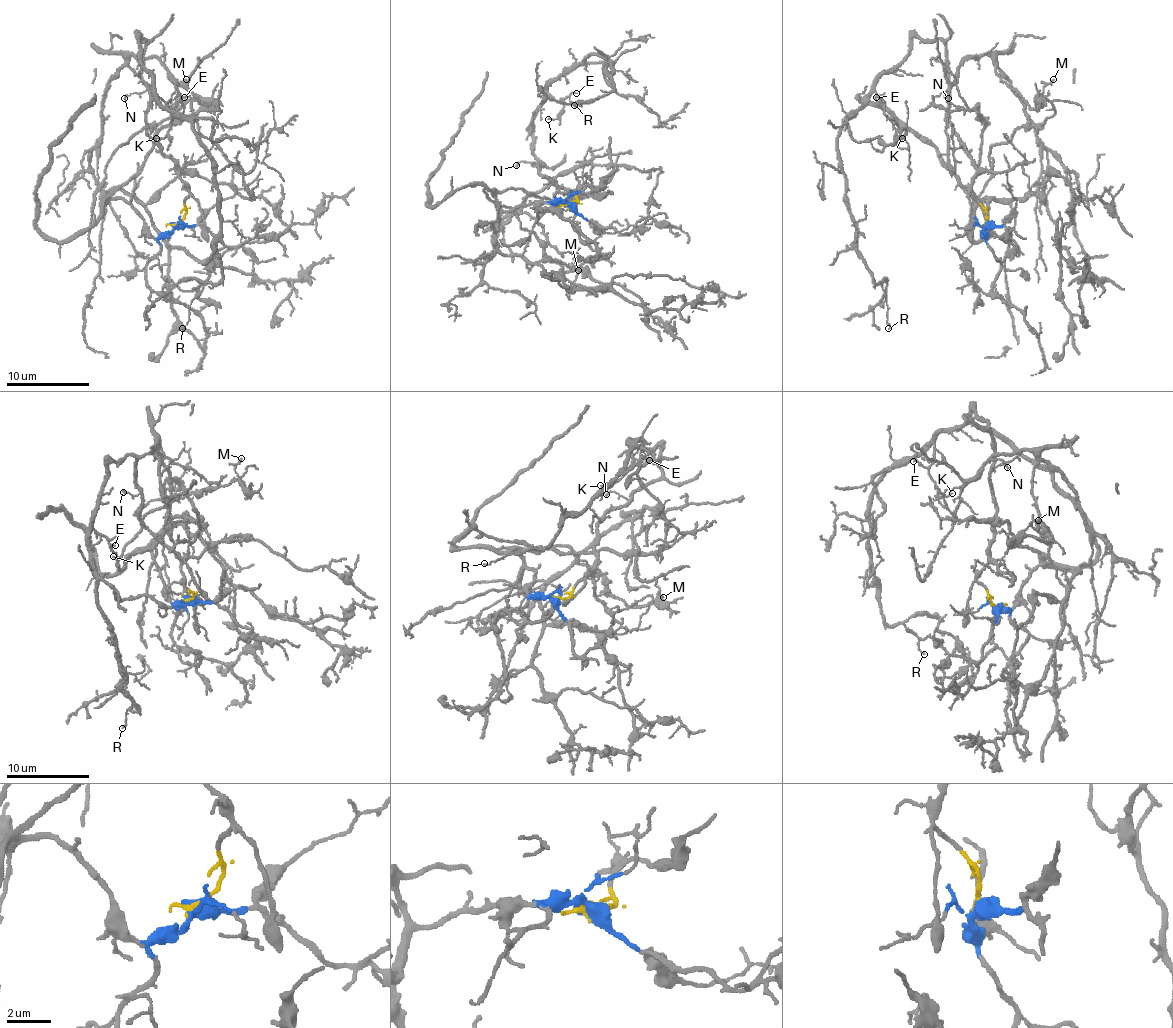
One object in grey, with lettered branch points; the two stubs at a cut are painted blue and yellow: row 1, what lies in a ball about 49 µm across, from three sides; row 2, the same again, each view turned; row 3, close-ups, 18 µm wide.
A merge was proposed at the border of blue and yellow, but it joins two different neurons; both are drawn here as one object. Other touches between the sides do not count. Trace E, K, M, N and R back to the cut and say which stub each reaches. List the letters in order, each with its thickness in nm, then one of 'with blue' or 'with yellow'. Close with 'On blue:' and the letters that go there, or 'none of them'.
E: 100 nm | with yellow
K: 110 nm | with yellow
M: 180 nm | with blue
N: 130 nm | with yellow
R: 90 nm | with yellow
On blue: M

